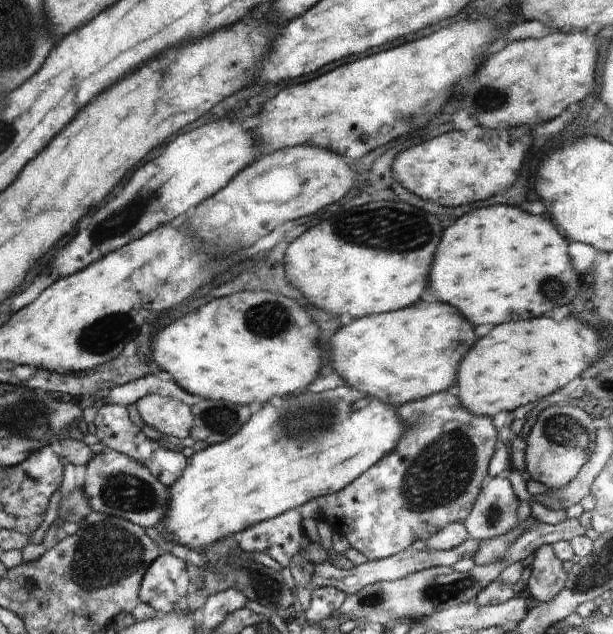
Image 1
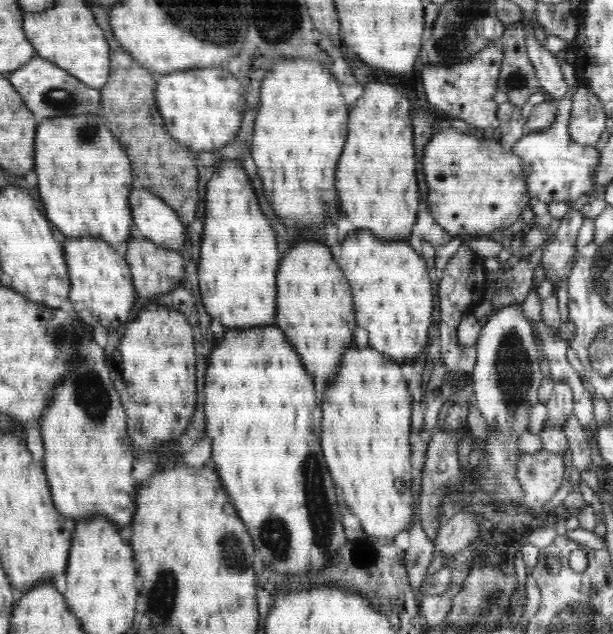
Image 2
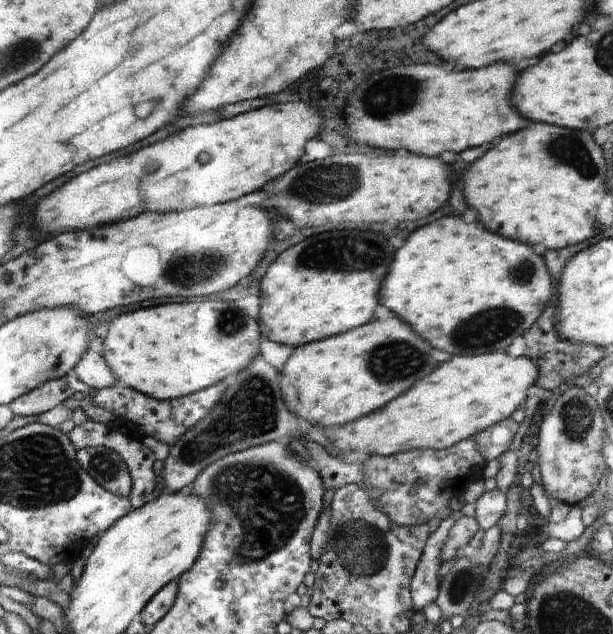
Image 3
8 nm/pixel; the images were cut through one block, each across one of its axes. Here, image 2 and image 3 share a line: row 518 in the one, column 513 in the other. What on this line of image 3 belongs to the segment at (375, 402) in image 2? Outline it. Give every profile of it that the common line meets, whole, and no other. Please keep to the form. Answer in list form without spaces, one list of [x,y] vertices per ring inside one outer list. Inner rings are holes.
[[[505,350],[484,353],[482,356],[452,356],[440,368],[435,368],[411,386],[408,392],[397,396],[384,407],[346,423],[343,427],[330,430],[330,440],[334,448],[340,450],[338,458],[342,460],[350,450],[360,450],[366,460],[374,455],[389,457],[410,449],[446,449],[511,417],[526,400],[528,388],[535,384],[537,376],[538,369],[532,359],[524,356],[514,358],[508,356]]]

